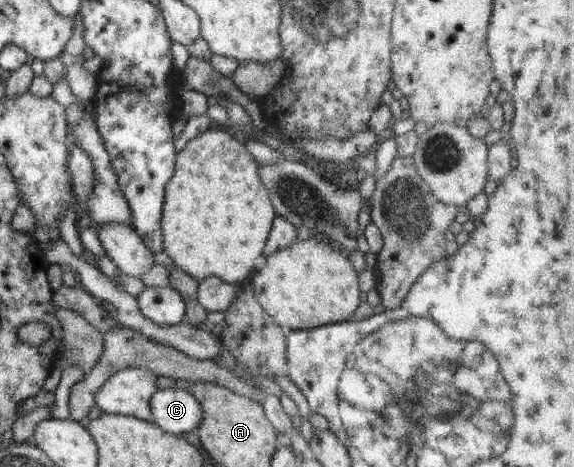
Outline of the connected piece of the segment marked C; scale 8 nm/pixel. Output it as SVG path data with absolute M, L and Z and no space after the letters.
M188 389L157 390L150 399L153 421L163 430L182 435L192 432L202 420L201 404Z

